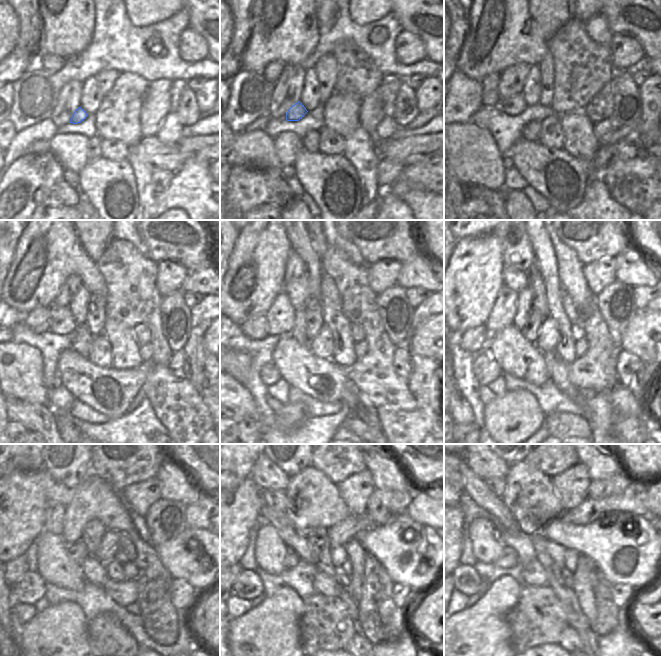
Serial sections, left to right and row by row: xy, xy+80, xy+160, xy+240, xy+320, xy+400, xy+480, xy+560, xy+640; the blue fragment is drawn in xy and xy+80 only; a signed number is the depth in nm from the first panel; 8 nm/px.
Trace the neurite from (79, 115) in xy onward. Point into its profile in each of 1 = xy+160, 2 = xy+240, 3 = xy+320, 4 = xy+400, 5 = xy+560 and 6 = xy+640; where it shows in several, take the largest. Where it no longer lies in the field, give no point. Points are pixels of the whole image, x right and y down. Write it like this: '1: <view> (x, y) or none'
1: xy+160 (514, 105)
2: xy+240 (63, 323)
3: xy+320 (280, 315)
4: xy+400 (502, 314)
5: xy+560 (276, 499)
6: xy+640 (497, 485)

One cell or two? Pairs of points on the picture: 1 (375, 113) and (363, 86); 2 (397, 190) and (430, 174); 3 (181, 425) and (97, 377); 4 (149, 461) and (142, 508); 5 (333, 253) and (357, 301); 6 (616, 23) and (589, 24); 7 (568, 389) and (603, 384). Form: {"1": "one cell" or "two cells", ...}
{"1": "two cells", "2": "one cell", "3": "two cells", "4": "two cells", "5": "one cell", "6": "two cells", "7": "two cells"}

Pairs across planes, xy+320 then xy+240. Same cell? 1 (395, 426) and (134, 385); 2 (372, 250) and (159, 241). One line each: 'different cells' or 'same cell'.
1: different cells
2: same cell

